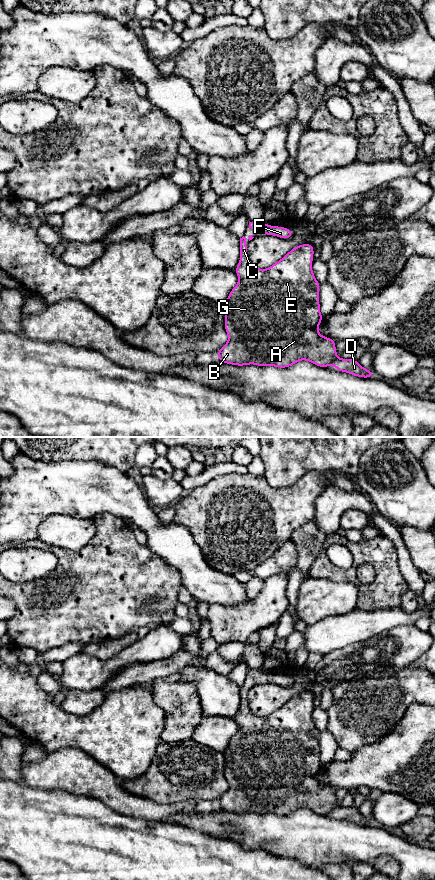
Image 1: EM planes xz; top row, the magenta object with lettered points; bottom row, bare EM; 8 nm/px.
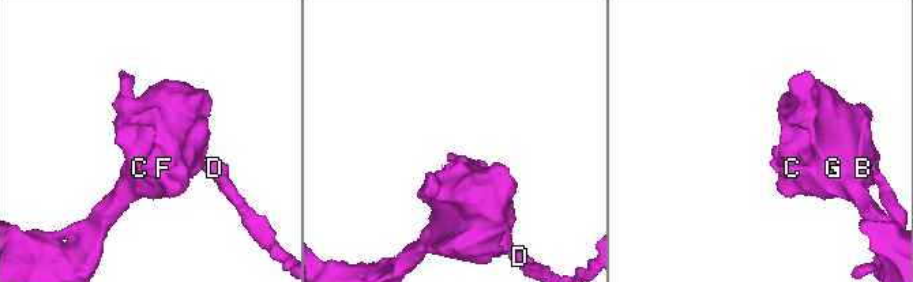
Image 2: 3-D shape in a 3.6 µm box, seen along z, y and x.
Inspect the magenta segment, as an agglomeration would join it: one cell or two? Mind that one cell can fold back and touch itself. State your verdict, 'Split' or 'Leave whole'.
Split

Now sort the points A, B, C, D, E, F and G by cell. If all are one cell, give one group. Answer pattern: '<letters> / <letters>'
A B C E F G / D

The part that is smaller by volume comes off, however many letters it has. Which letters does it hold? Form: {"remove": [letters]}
{"remove": ["D"]}

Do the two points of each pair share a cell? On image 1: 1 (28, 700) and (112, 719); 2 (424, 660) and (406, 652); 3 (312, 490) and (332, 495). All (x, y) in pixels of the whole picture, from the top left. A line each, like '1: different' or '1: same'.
1: same
2: different
3: different

